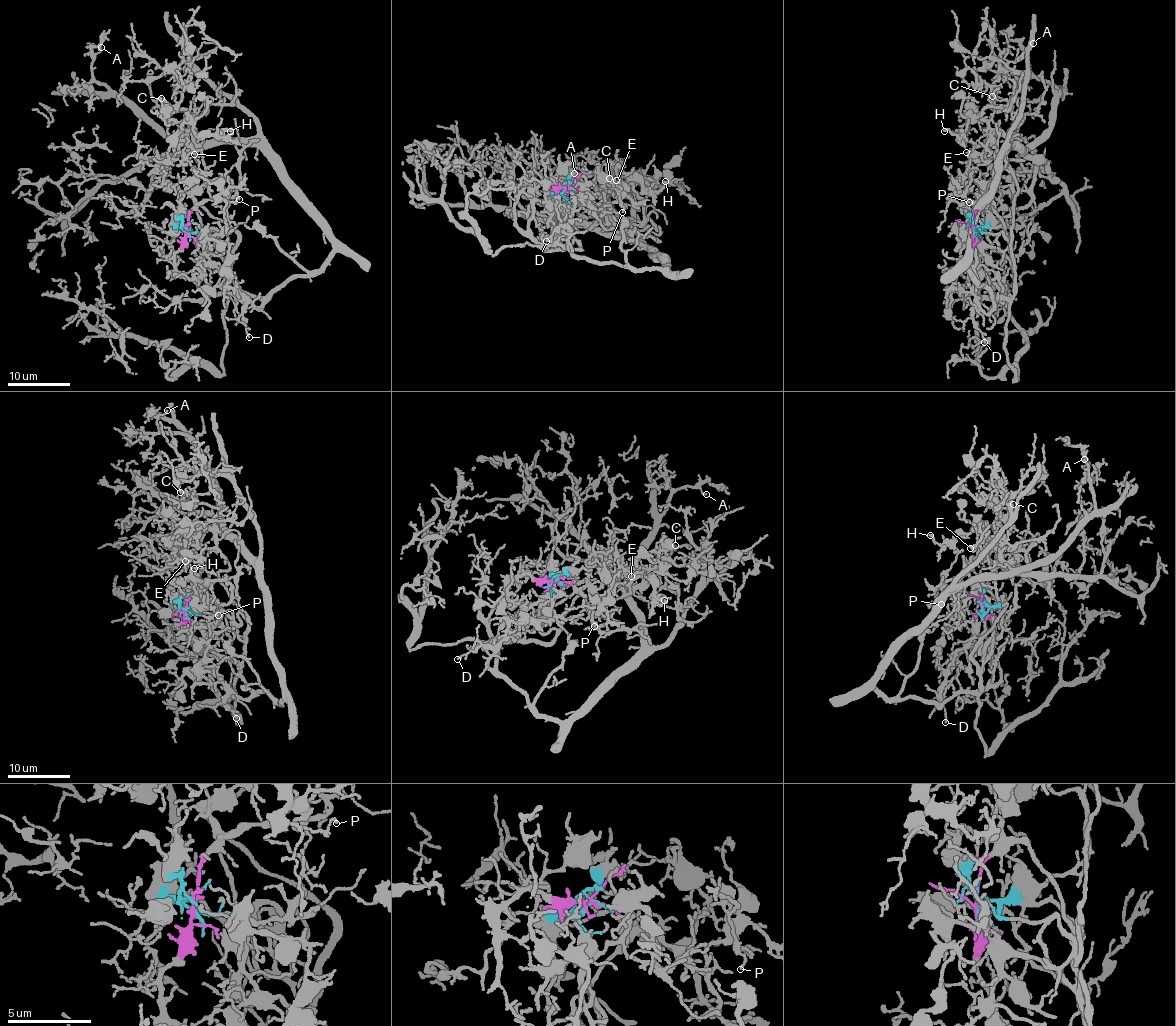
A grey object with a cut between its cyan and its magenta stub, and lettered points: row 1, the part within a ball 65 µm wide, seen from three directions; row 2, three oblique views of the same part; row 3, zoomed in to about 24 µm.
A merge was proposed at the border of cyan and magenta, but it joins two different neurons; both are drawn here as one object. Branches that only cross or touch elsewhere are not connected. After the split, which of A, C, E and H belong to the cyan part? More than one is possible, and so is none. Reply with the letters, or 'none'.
C, E, H

